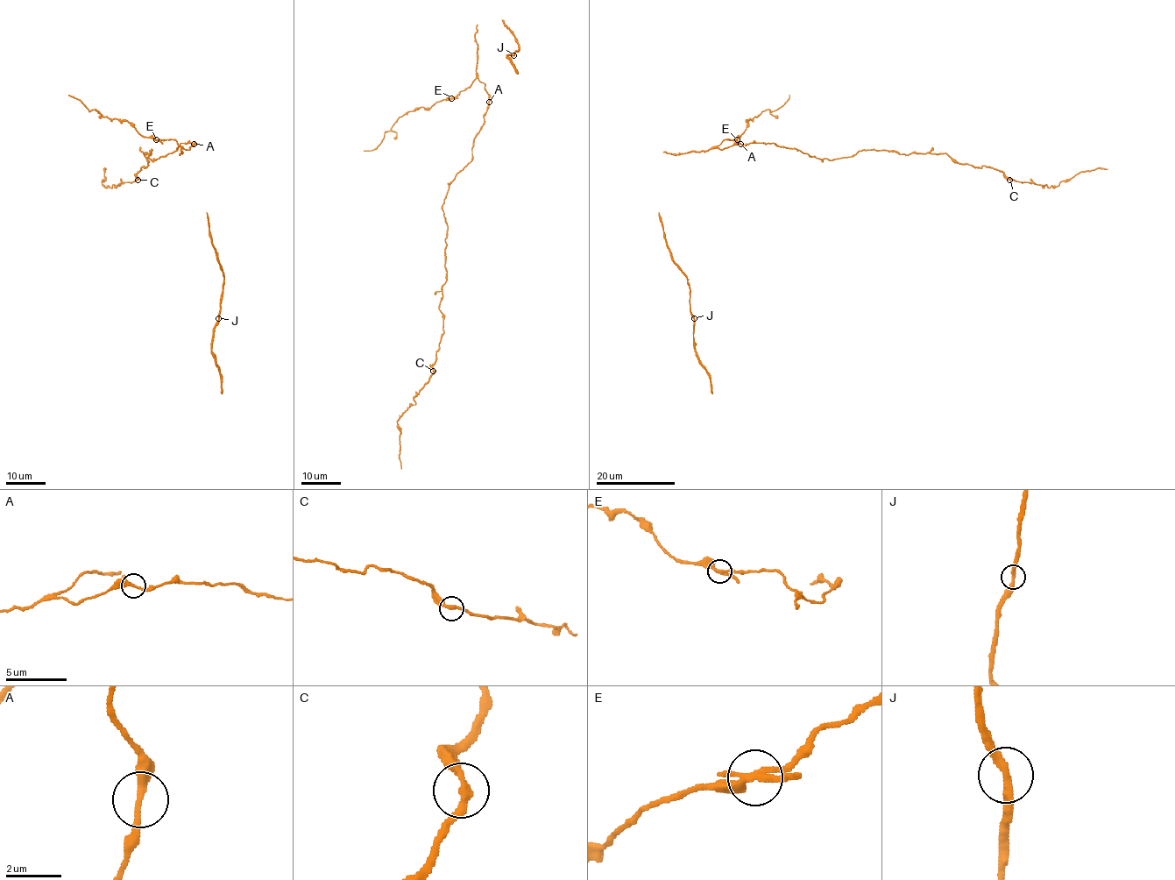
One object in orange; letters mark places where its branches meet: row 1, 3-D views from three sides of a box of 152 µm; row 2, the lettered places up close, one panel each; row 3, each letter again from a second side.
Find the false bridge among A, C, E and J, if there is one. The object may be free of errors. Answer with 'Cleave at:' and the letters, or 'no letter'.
Cleave at: E

